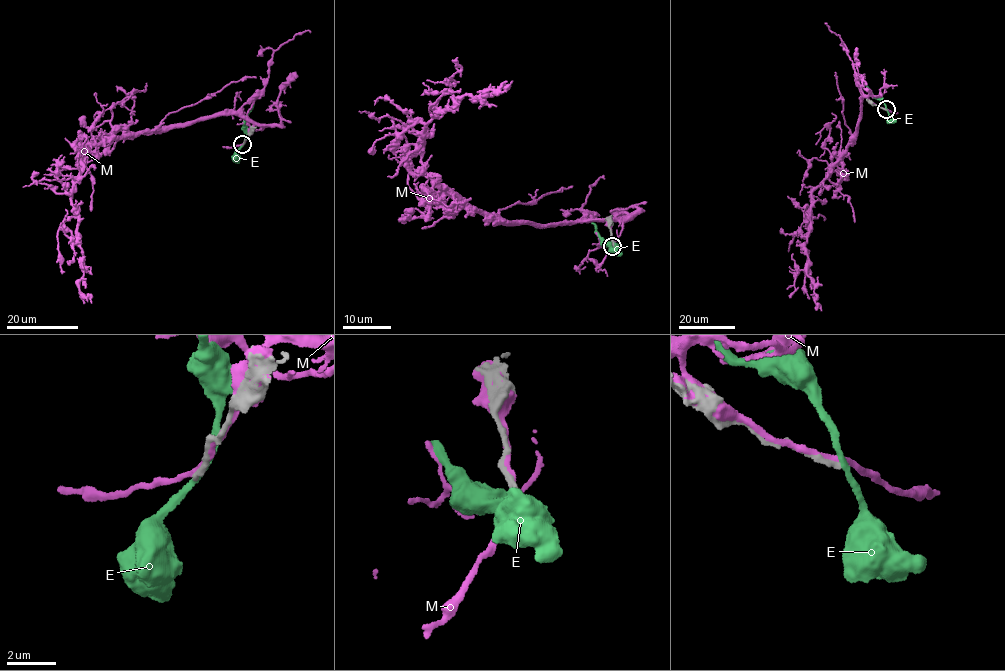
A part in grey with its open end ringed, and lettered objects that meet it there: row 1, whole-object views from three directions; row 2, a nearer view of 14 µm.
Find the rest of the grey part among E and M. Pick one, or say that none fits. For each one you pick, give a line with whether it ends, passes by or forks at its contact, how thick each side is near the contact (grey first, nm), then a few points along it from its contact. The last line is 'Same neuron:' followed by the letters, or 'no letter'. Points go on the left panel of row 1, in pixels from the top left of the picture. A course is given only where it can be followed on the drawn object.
Same neuron: no letter

